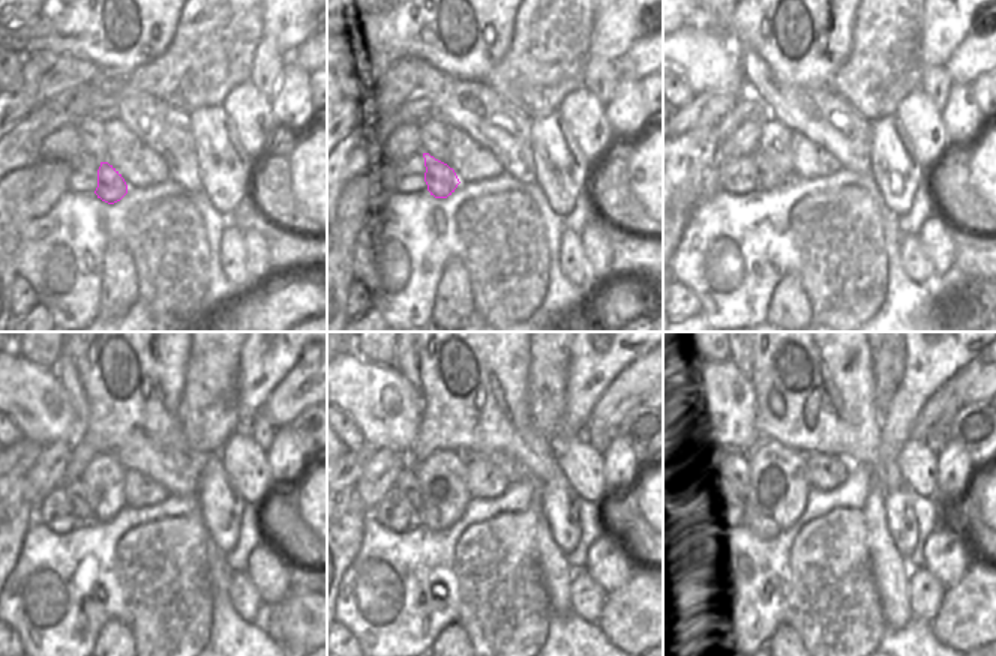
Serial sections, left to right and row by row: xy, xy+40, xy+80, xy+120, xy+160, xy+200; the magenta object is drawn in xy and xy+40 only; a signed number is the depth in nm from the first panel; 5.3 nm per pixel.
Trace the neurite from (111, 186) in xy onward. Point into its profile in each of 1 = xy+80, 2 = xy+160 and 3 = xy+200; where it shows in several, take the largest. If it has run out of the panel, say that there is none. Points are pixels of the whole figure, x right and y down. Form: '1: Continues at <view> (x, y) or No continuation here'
1: Continues at xy+80 (770, 177)
2: Continues at xy+160 (407, 484)
3: Continues at xy+200 (737, 475)

